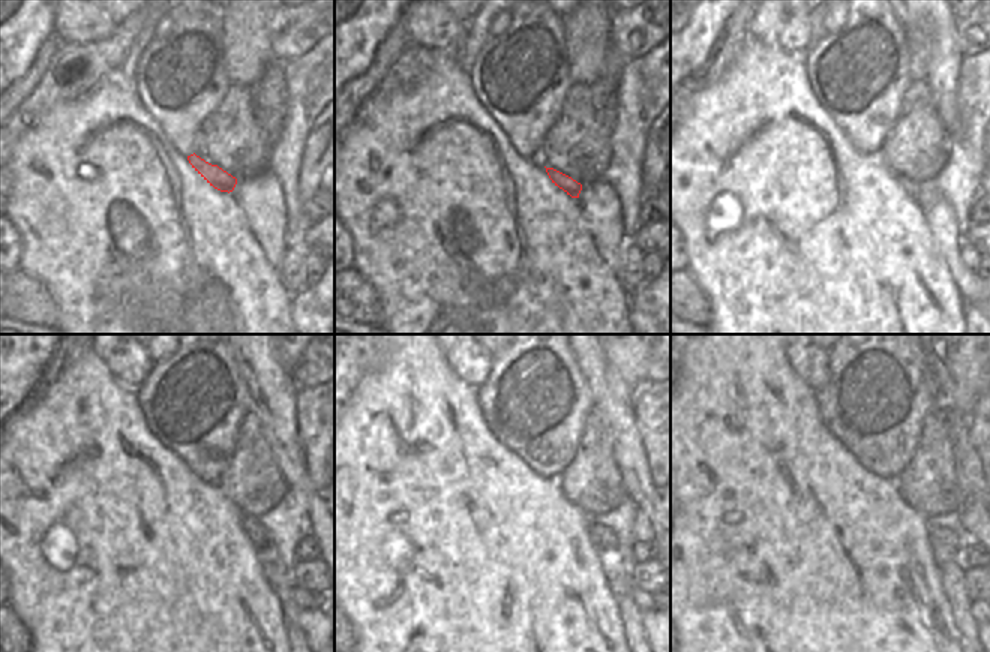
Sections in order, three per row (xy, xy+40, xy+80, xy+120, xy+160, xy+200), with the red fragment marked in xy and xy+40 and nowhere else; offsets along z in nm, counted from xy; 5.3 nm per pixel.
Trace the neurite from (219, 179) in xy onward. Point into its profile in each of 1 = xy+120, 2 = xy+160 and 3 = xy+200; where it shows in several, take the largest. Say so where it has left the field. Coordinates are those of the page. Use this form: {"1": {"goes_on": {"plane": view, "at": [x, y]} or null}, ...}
{"1": {"goes_on": {"plane": "xy+120", "at": [258, 535]}}, "2": {"goes_on": {"plane": "xy+160", "at": [603, 541]}}, "3": {"goes_on": {"plane": "xy+200", "at": [945, 543]}}}

